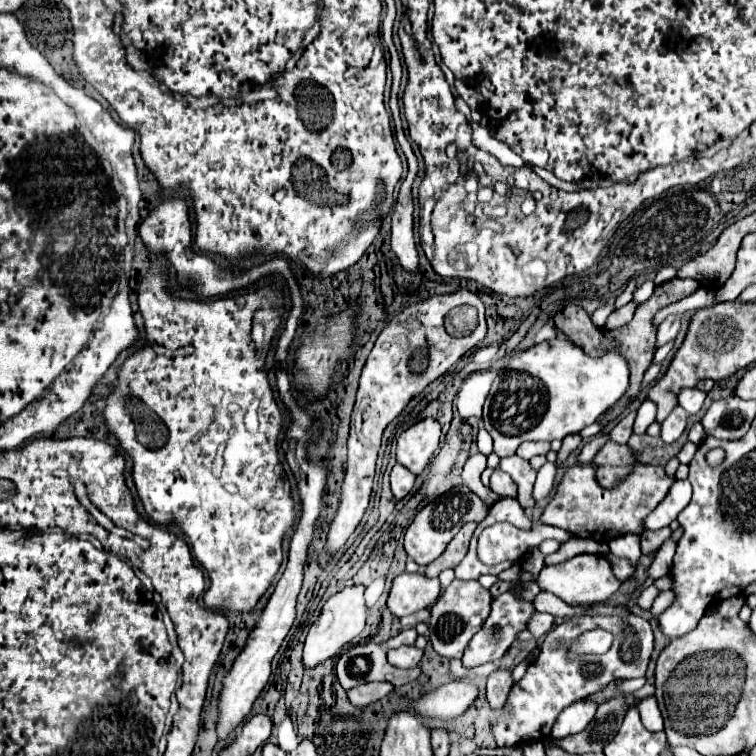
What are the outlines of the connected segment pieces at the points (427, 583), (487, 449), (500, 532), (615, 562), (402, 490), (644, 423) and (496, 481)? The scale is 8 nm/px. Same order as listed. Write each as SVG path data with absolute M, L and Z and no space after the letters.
M401 573L393 579L387 607L395 617L405 617L431 607L441 593L439 579L429 579L421 573Z
M479 429L479 433L477 433L477 447L479 447L479 451L483 455L493 453L493 439L485 429Z
M495 523L479 535L477 555L479 557L507 557L511 561L517 561L521 555L537 547L543 539L557 539L559 543L565 543L569 537L571 535L567 531L559 527L543 525L543 523L535 525L531 531L521 531L513 527L511 523Z
M607 555L607 559L609 559L609 563L611 563L611 567L613 567L613 571L615 571L615 577L619 579L619 581L625 581L629 575L631 575L631 571L635 571L635 567L627 561L627 559L619 559L619 557L615 557L615 555Z
M397 463L391 471L391 491L395 499L403 499L413 489L413 483L415 483L415 475Z
M649 399L643 401L641 407L639 407L639 411L637 411L637 419L635 419L635 425L633 425L633 433L643 435L647 431L647 427L655 421L655 411L657 411L657 407L655 407L653 401L649 401Z
M495 469L495 473L491 475L491 485L489 487L499 497L511 497L511 499L515 499L515 491L517 491L515 481L507 473L503 473L501 469Z

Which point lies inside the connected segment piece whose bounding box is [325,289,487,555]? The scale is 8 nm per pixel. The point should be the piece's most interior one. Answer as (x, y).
(387, 384)

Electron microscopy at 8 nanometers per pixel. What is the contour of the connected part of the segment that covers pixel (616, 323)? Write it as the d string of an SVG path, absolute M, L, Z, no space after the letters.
M629 303L629 305L625 305L625 307L617 309L617 311L613 311L609 315L607 323L605 323L605 329L619 329L619 327L623 327L625 323L631 321L633 313L635 313L635 305L633 303Z

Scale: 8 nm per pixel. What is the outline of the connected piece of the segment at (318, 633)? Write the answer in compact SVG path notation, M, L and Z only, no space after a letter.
M353 585L353 587L345 587L343 591L329 597L329 601L321 609L321 615L317 617L317 621L311 625L311 629L307 633L305 649L303 649L303 667L305 669L317 667L319 663L331 659L363 631L365 619L367 619L367 607L365 607L363 593L365 593L363 585Z

